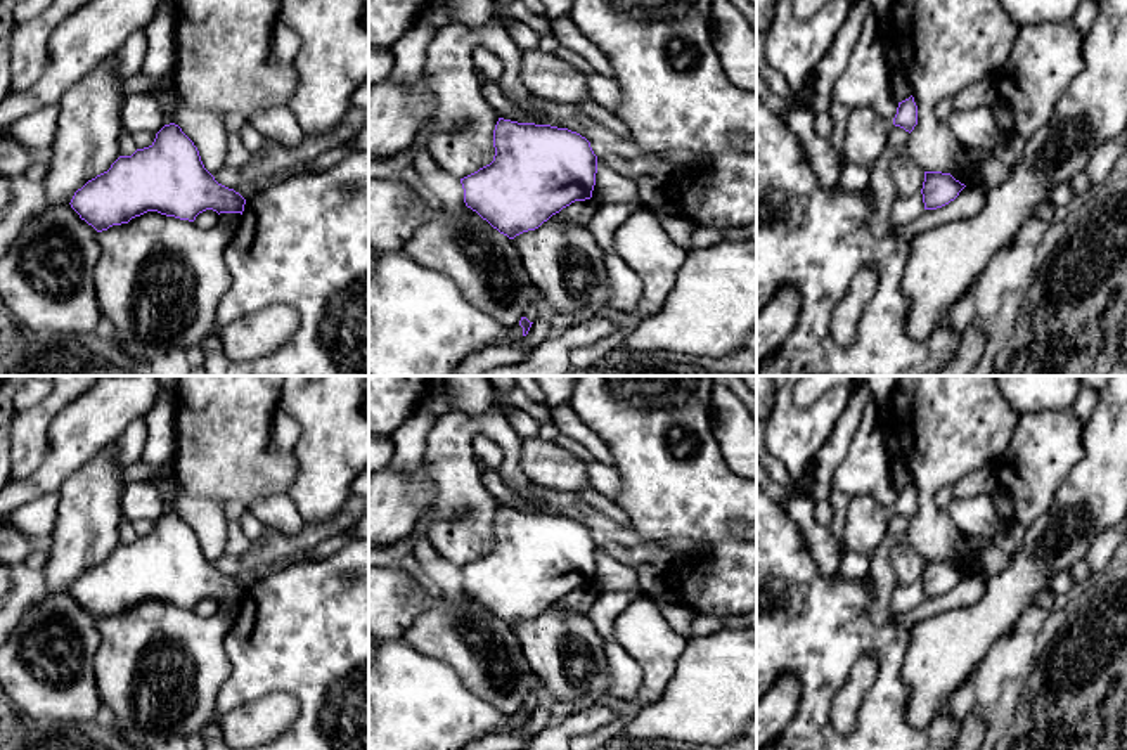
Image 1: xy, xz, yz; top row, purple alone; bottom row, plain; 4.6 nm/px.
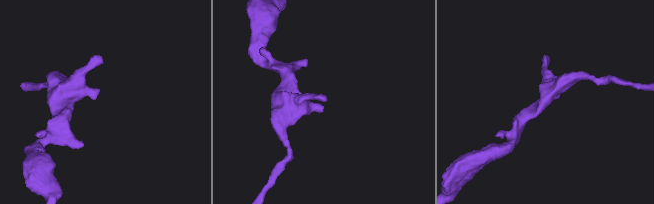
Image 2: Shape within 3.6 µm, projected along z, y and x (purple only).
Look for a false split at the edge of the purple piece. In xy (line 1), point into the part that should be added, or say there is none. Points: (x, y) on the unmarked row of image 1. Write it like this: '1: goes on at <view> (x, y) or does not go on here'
1: does not go on here

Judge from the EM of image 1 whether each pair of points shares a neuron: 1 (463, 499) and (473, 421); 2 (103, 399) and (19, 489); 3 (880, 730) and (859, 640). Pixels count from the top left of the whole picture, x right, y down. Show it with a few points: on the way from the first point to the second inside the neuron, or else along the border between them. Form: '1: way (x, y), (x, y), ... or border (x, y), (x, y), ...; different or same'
1: way (461, 480), (461, 440); same
2: way (89, 425), (45, 475); same
3: way (883, 705), (887, 700), (887, 657), (883, 653); same

